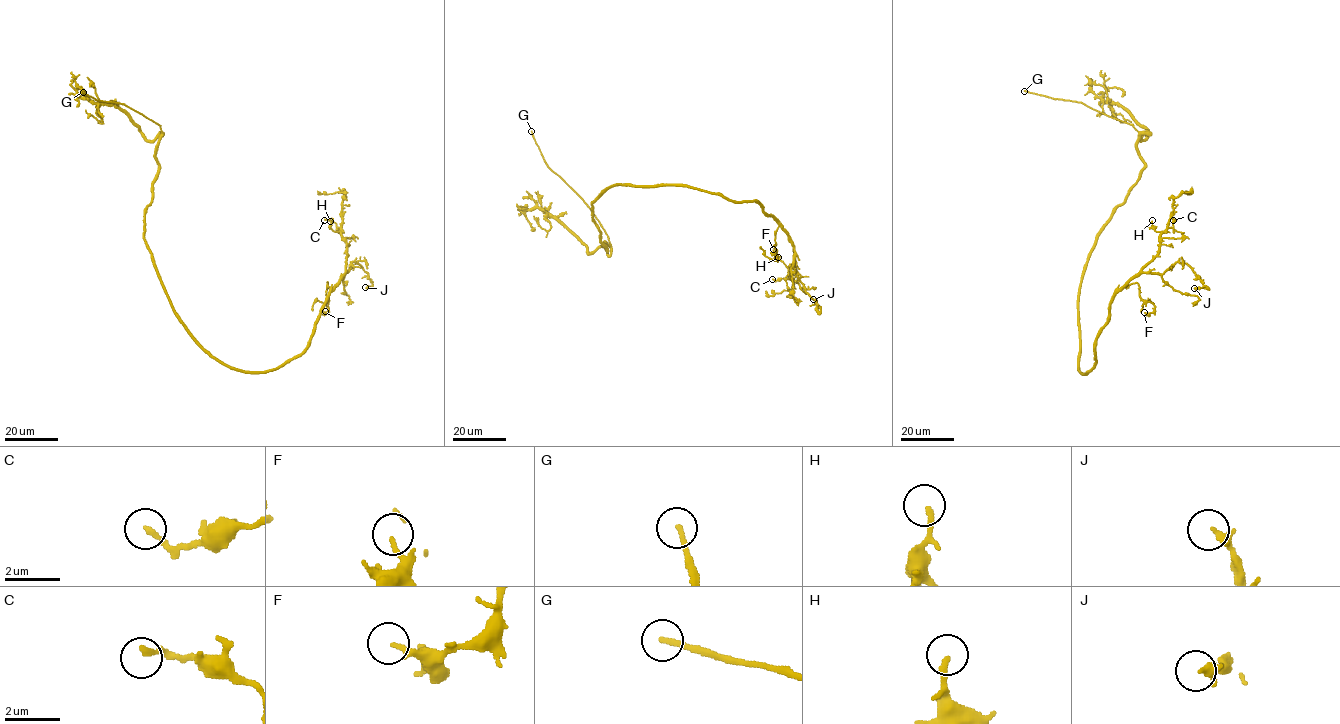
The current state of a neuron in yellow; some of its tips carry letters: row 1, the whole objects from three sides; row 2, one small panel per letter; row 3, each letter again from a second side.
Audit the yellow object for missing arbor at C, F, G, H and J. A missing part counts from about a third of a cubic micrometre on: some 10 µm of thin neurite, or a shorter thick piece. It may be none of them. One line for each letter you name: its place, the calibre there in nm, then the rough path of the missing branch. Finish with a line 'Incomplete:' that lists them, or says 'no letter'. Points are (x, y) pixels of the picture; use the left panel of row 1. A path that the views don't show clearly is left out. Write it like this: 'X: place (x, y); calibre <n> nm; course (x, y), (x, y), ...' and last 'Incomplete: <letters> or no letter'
G: place (83, 92); calibre 190 nm
H: place (330, 221); calibre 220 nm; course (330, 221), (333, 212), (337, 217), (323, 221)
Incomplete: G, H

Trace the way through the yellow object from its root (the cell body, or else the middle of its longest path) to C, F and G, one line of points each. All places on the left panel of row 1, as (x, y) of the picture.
C: (180, 319), (229, 366), (269, 371), (296, 358), (345, 272), (346, 240), (324, 220)
F: (180, 319), (225, 364), (269, 371), (307, 346), (331, 289), (327, 282), (325, 311)
G: (180, 319), (144, 238), (160, 126), (123, 104), (83, 92)

